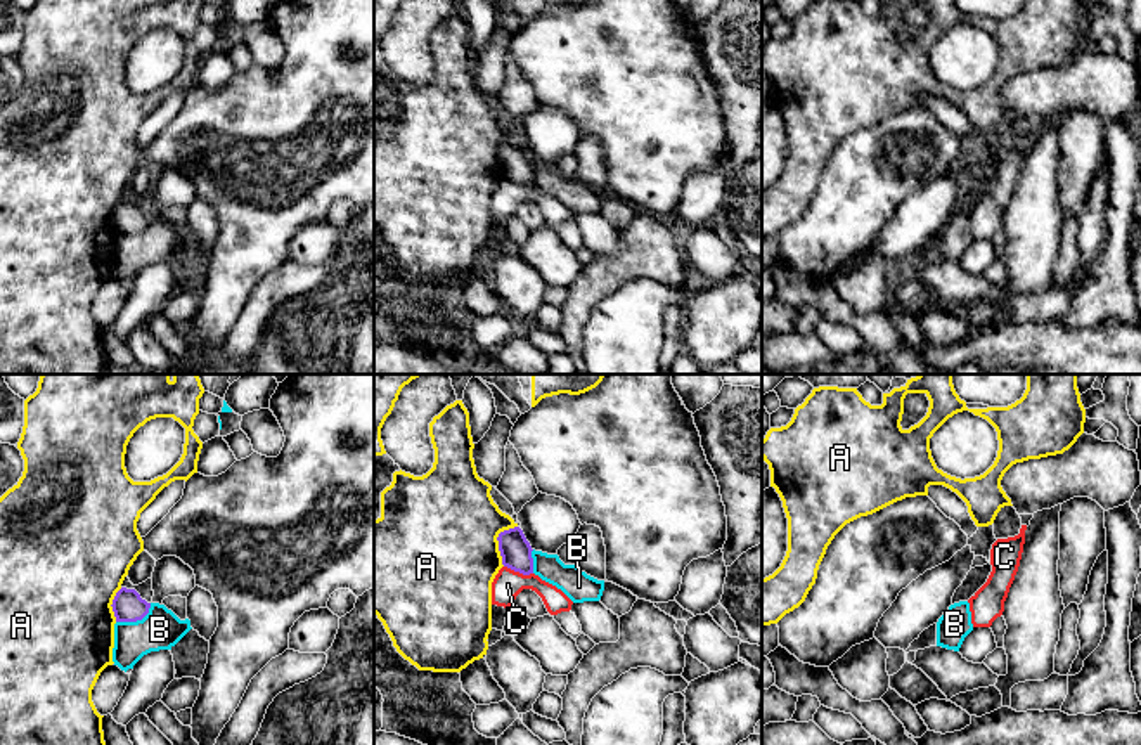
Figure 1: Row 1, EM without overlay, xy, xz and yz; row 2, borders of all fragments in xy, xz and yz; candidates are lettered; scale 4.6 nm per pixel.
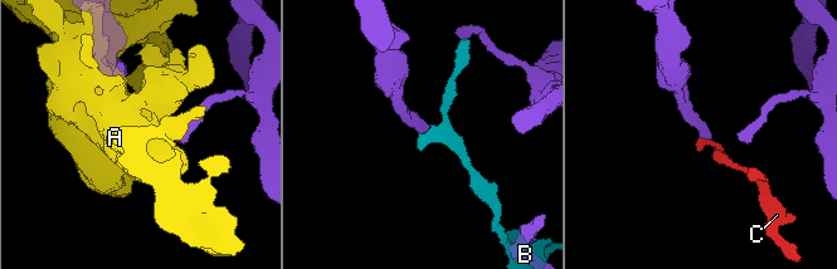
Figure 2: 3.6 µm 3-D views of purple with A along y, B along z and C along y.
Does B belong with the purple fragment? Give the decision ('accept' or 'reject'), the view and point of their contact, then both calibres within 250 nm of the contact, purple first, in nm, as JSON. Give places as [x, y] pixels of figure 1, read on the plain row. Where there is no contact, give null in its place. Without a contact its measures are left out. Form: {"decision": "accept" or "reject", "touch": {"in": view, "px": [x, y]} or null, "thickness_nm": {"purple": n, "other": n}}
{"decision": "reject", "touch": {"in": "xy", "px": [135, 233]}, "thickness_nm": {"purple": 140, "other": 190}}

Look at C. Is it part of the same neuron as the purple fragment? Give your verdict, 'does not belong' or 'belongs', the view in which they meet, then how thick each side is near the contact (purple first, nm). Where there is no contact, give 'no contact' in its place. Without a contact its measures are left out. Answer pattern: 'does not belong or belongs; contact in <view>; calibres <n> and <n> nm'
does not belong; contact in xz; calibres 140 and 140 nm

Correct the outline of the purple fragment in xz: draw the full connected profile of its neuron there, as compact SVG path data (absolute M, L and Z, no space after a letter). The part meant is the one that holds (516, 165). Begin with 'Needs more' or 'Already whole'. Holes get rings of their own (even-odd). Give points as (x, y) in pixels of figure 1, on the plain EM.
Already whole. M519 139L500 144L497 152L504 178L523 187L533 185L533 161Z

